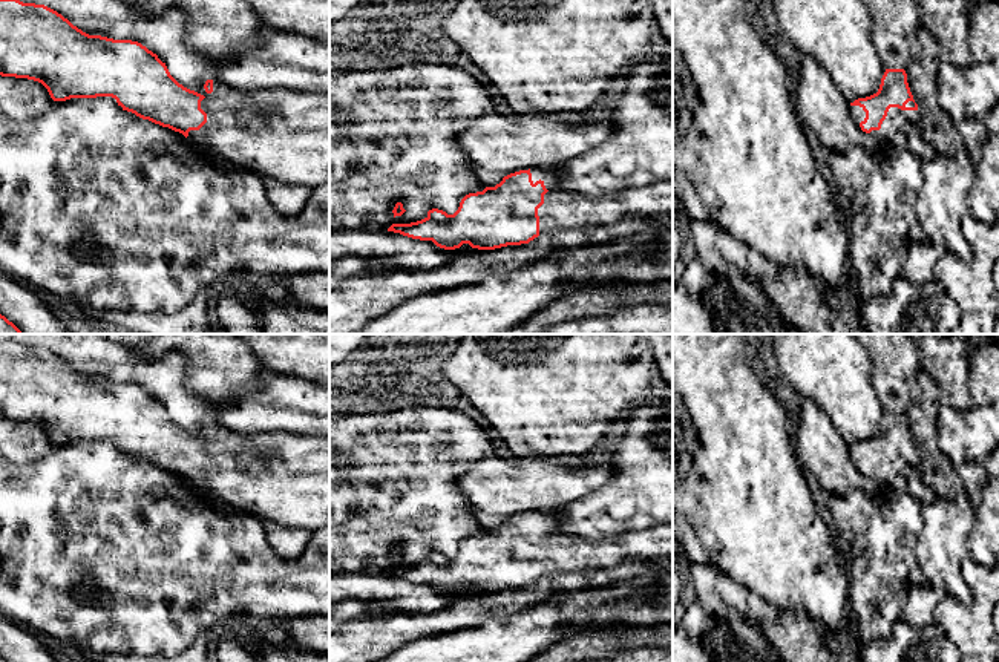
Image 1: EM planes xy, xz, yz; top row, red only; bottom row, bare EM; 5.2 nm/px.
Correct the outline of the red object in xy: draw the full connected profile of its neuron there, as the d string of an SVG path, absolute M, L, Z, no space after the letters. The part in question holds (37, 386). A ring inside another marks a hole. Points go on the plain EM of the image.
M9 340L0 342L0 418L38 424L47 432L54 444L112 440L123 454L179 475L193 486L208 489L260 521L271 521L285 527L302 527L311 532L329 527L328 437L287 432L236 435L219 423L207 423L204 432L208 438L204 440L179 428L170 418L165 406L141 386L89 379L44 348L23 346ZM247 449L253 452L253 458L247 464L239 464L237 455Z

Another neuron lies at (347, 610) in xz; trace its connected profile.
M346 599L329 610L329 631L349 621L378 621L395 613L395 610L385 607L380 602L374 602L372 607L368 608L366 604L362 601Z

